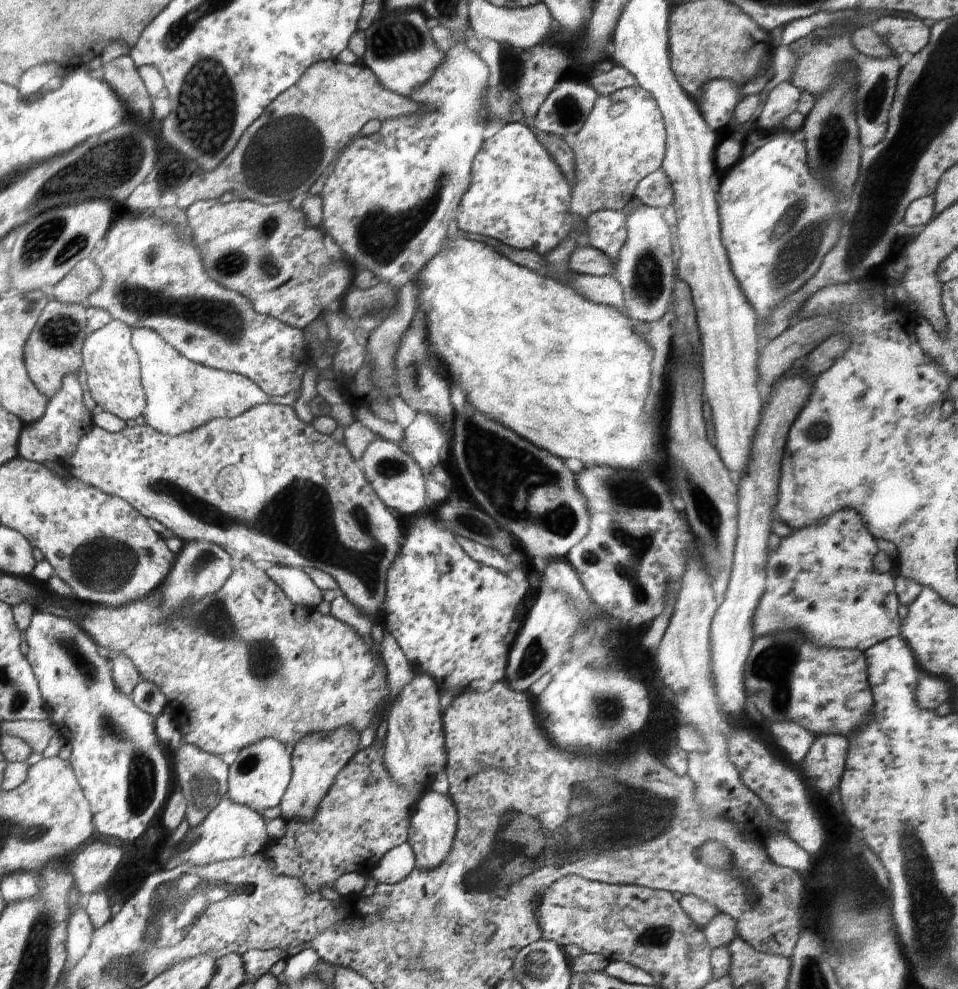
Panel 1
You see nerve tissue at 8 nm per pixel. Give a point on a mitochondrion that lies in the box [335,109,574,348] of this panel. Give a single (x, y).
(382, 233)

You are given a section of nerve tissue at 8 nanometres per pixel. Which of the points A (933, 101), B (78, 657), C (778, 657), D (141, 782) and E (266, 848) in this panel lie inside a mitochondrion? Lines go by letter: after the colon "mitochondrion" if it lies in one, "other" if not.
A: mitochondrion
B: mitochondrion
C: mitochondrion
D: mitochondrion
E: other

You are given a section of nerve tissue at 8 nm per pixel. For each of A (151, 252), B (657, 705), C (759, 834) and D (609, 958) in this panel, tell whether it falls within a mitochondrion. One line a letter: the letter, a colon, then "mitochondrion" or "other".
A: mitochondrion
B: other
C: other
D: other

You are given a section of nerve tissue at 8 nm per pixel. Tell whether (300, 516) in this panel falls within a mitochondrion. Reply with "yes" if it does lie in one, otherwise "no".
yes

